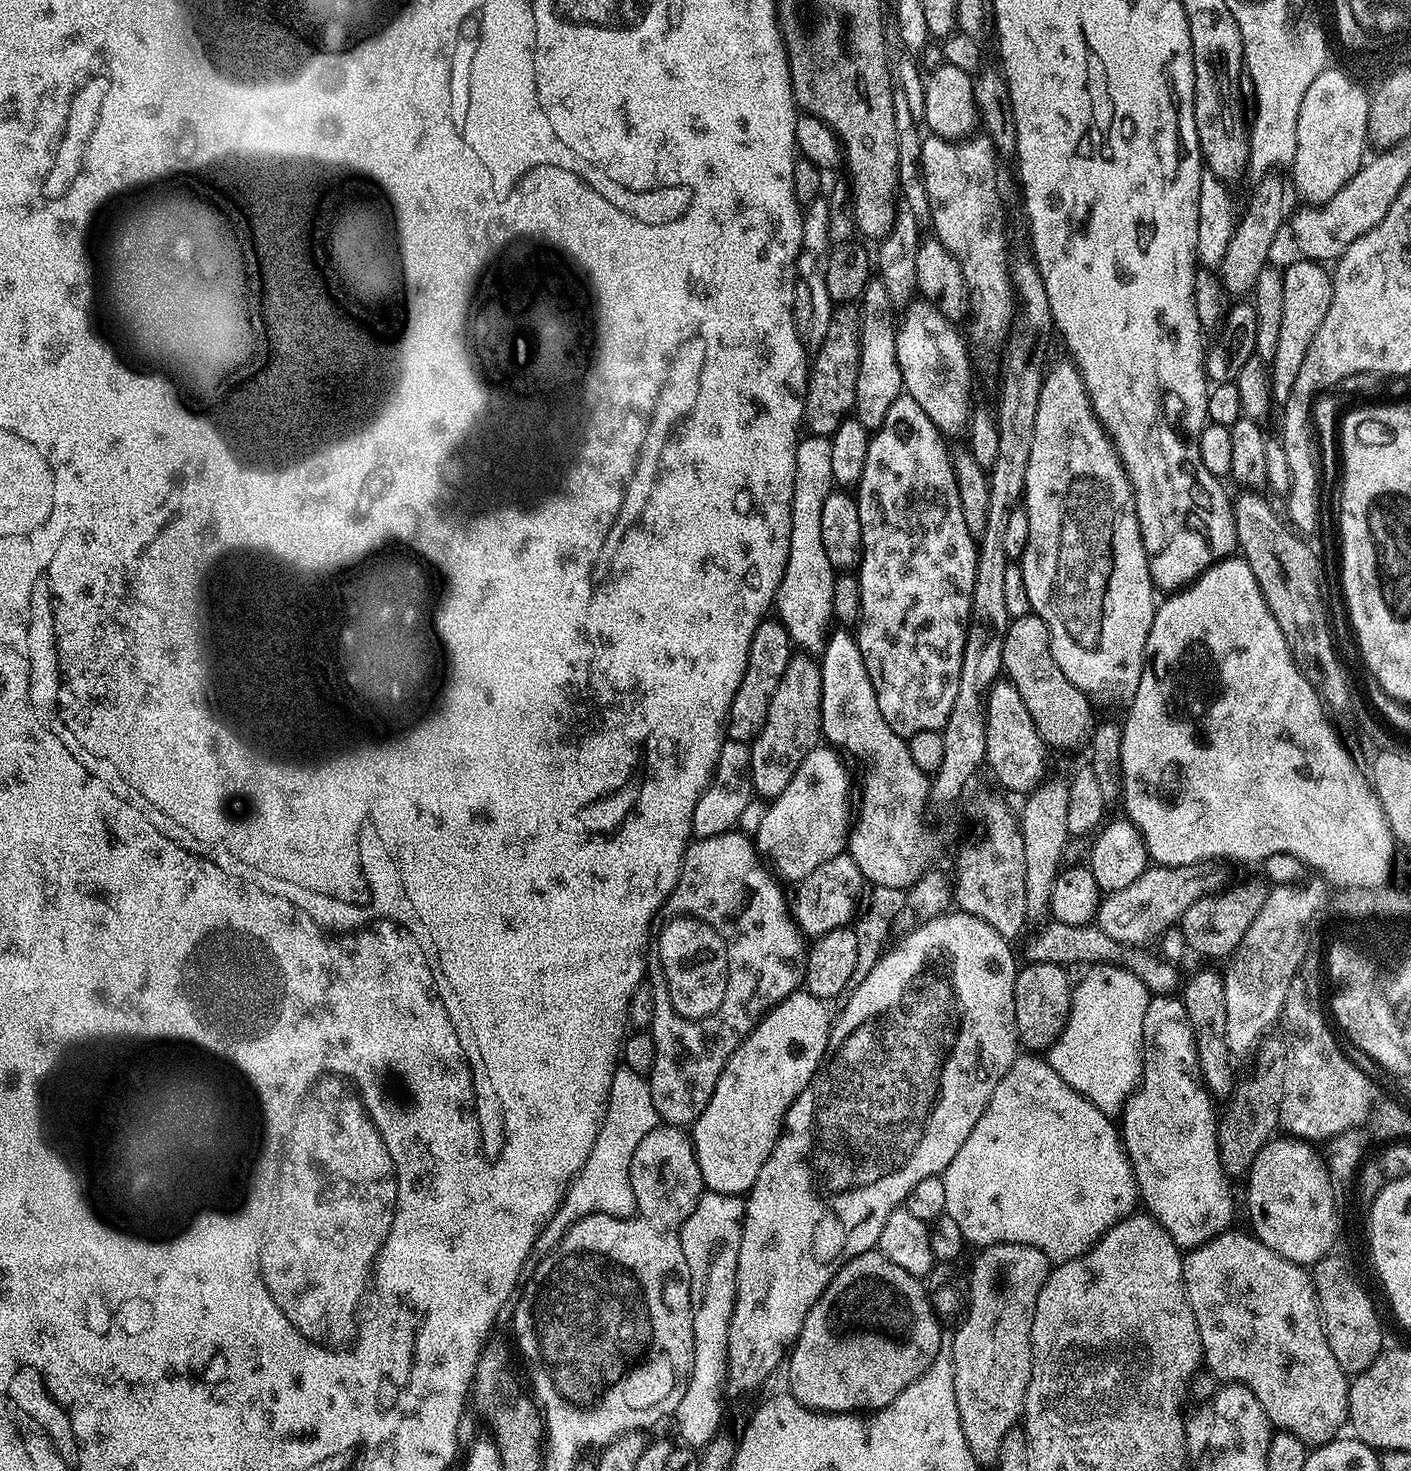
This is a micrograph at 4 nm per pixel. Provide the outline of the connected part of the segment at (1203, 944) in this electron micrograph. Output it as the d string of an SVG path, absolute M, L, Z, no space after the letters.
M1263 879L1260 880L1248 880L1245 884L1233 883L1219 892L1202 897L1198 902L1194 902L1194 906L1190 906L1182 913L1178 927L1193 953L1196 951L1200 956L1221 958L1231 955L1266 900L1270 888Z

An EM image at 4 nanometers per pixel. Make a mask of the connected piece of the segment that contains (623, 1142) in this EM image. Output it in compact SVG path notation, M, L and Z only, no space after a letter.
M623 1066L617 1067L610 1082L608 1105L604 1111L604 1121L598 1130L598 1138L594 1138L594 1146L580 1168L580 1175L574 1177L568 1185L568 1193L564 1195L560 1209L552 1215L550 1222L538 1234L528 1260L522 1262L521 1281L527 1282L532 1277L532 1271L560 1245L564 1235L582 1218L628 1218L636 1212L634 1190L630 1186L630 1158L634 1158L638 1142L642 1142L642 1138L646 1138L646 1134L650 1134L650 1130L657 1127L658 1117L647 1079L634 1074L634 1070Z

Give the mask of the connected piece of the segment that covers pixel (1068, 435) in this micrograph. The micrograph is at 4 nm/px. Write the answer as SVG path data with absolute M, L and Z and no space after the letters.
M1075 363L1056 364L1047 369L1042 390L1035 397L1034 403L1038 406L1038 418L1034 418L1034 438L1030 442L1030 462L1026 466L1026 478L1022 506L1036 506L1036 494L1038 490L1044 490L1044 484L1048 480L1048 502L1040 502L1040 508L1034 512L1027 512L1030 522L1030 538L1023 556L1018 563L1022 582L1026 582L1026 594L1030 594L1030 606L1032 612L1046 622L1052 639L1052 653L1054 662L1062 669L1062 674L1082 690L1097 709L1120 708L1131 704L1134 694L1138 694L1138 682L1142 678L1144 669L1144 651L1146 650L1146 638L1150 634L1150 626L1154 622L1154 614L1158 607L1158 596L1154 591L1154 585L1148 569L1148 556L1144 552L1144 544L1140 540L1140 527L1136 517L1136 499L1132 493L1132 483L1124 474L1124 466L1120 462L1120 456L1116 453L1116 447L1112 439L1100 425L1100 419L1094 414L1092 403L1088 397L1088 391L1084 389L1084 379L1080 377L1080 370Z

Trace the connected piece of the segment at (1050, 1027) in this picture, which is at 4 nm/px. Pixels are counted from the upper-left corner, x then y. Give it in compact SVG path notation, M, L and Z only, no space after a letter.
M1038 962L1025 963L1016 974L1014 988L1017 1041L1029 1053L1044 1054L1062 1034L1072 1009L1073 984L1068 981L1065 965Z

